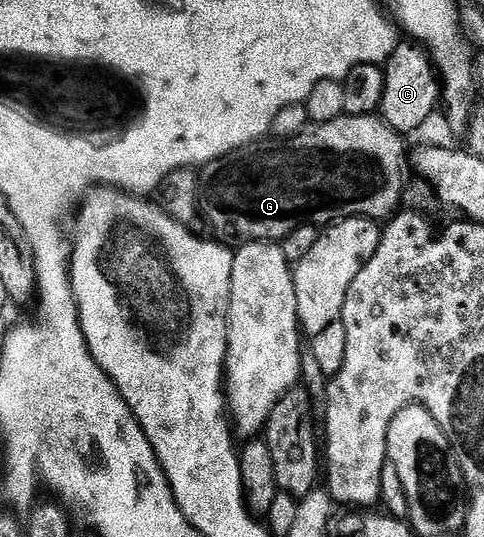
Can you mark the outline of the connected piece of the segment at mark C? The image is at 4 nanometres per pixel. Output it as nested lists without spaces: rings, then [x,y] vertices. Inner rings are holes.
[[[413,40],[399,41],[384,63],[380,117],[398,134],[410,136],[433,116],[437,106],[439,109],[443,94],[440,75],[429,53]]]

